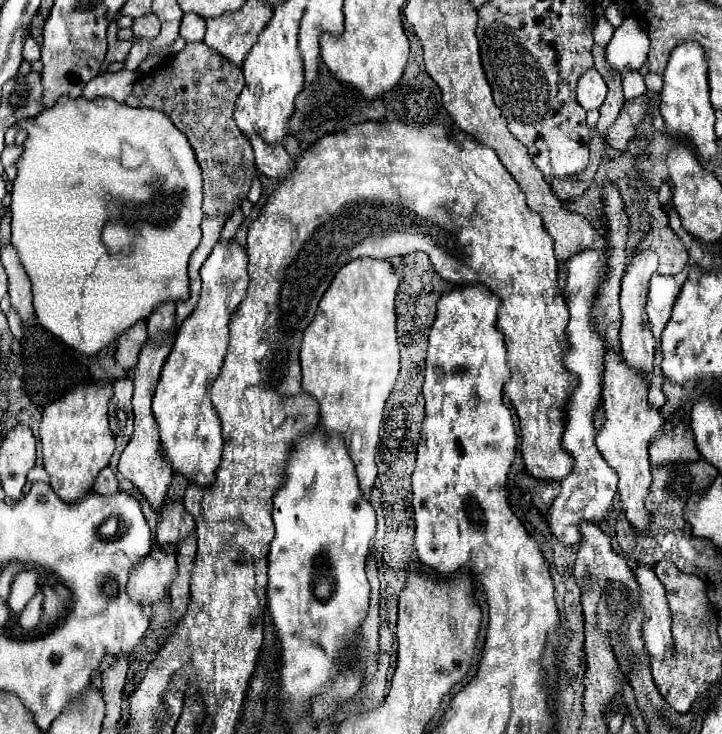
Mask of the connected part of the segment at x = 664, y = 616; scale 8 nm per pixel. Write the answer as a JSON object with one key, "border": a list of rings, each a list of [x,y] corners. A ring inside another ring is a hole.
{"border":[[[637,567],[635,579],[641,587],[641,605],[647,609],[645,623],[643,623],[643,641],[651,657],[665,657],[673,651],[673,639],[671,639],[671,613],[665,599],[663,583],[657,579],[653,567]]]}

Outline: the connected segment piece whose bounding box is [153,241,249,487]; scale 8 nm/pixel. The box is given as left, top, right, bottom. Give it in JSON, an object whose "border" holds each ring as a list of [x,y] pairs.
{"border":[[[231,241],[217,243],[201,267],[201,281],[203,281],[203,285],[201,285],[197,307],[179,325],[177,337],[173,341],[173,349],[171,349],[171,353],[163,365],[161,379],[159,379],[157,391],[153,395],[153,415],[155,415],[157,427],[159,427],[161,457],[165,459],[165,463],[169,463],[173,471],[185,475],[189,481],[193,481],[201,487],[207,487],[215,481],[215,471],[219,467],[221,451],[223,451],[221,421],[219,421],[217,411],[211,405],[209,389],[211,389],[213,381],[219,377],[219,371],[223,367],[223,357],[225,357],[227,343],[229,343],[229,319],[237,311],[239,303],[243,301],[243,297],[247,293],[249,277],[247,277],[247,253],[245,253],[245,249],[239,247],[237,243],[231,243]]]}

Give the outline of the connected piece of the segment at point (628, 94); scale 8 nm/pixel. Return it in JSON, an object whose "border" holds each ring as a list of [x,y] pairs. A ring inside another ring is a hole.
{"border":[[[639,71],[625,73],[625,77],[623,77],[623,93],[625,93],[625,99],[635,99],[635,97],[643,95],[645,91],[647,91],[645,89],[645,81],[639,75]]]}

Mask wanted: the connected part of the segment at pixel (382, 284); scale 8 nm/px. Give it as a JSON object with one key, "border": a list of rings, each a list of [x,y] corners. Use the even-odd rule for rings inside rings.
{"border":[[[359,257],[349,261],[347,265],[341,267],[341,271],[337,271],[333,283],[321,297],[317,315],[311,321],[311,325],[305,329],[301,343],[301,371],[303,371],[301,387],[305,393],[317,399],[321,407],[319,413],[321,413],[323,429],[329,435],[341,435],[345,439],[345,447],[355,463],[359,487],[365,497],[371,495],[371,489],[377,479],[375,453],[381,439],[383,409],[399,373],[397,315],[395,315],[397,287],[399,287],[399,277],[395,275],[389,261],[381,261],[373,257]],[[359,323],[365,323],[365,331],[359,331]]]}

